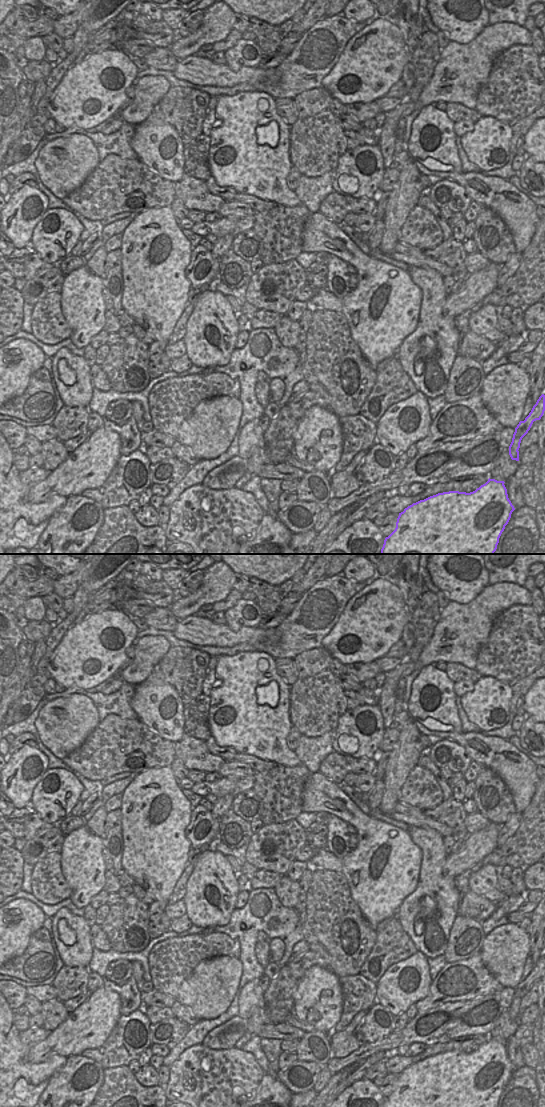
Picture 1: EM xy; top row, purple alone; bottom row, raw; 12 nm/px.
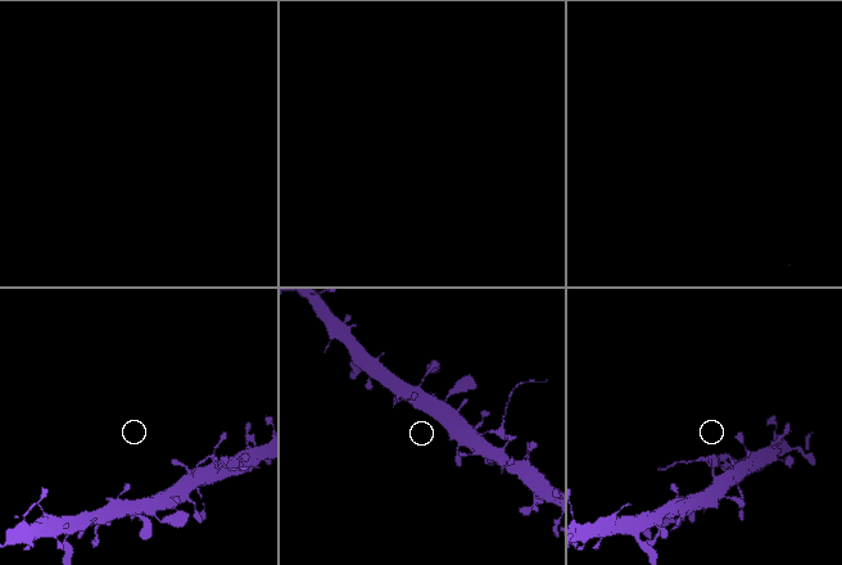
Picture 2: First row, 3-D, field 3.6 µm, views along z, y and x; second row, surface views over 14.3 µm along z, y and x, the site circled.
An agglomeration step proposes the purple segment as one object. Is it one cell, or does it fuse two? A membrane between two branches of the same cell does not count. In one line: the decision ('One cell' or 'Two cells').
Two cells.

